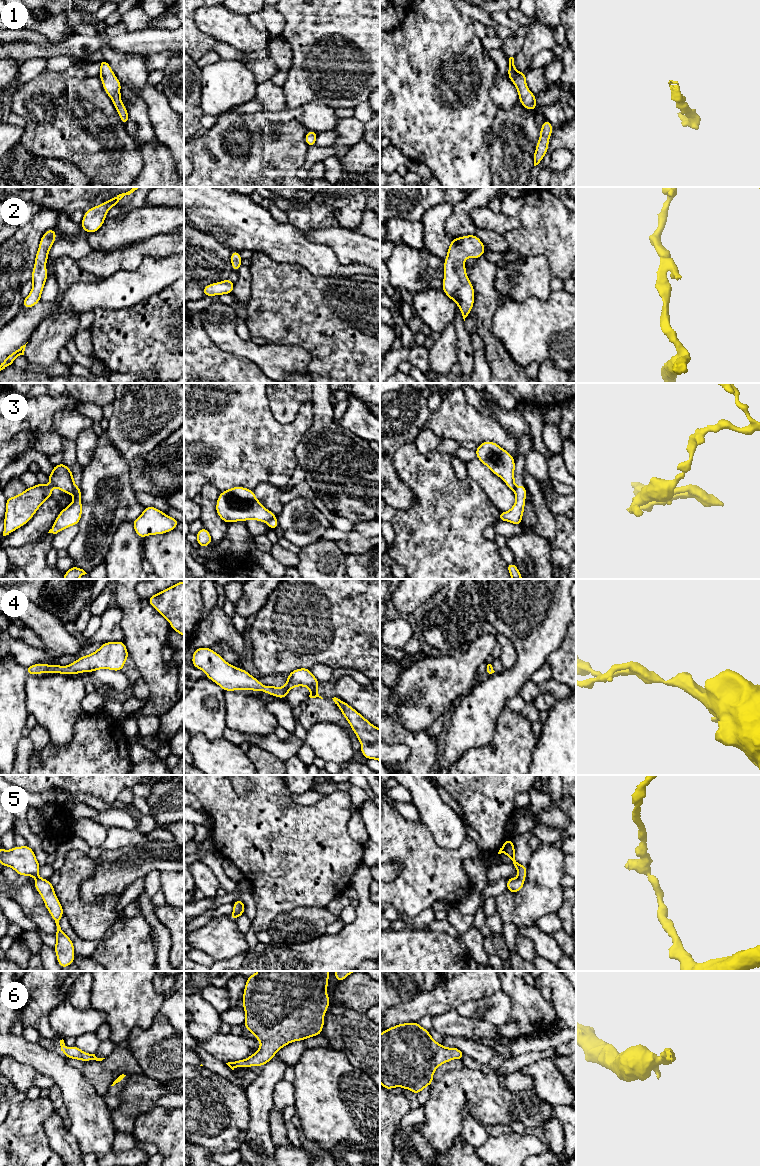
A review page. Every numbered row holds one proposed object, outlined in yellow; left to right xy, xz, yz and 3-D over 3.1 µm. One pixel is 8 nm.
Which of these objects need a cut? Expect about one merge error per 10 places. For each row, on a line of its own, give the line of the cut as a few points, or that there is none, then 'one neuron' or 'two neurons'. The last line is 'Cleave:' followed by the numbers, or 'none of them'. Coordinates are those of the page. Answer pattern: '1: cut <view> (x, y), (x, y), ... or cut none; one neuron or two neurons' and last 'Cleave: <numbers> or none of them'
1: cut none; one neuron
2: cut none; one neuron
3: cut xz (275, 516), (267, 523); two neurons
4: cut none; one neuron
5: cut none; one neuron
6: cut none; one neuron
Cleave: 3

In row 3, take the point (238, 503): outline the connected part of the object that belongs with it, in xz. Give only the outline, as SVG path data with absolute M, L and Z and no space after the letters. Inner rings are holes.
M239 486L220 493L216 512L227 524L236 521L245 522L249 519L268 523L276 517L256 499L253 490Z

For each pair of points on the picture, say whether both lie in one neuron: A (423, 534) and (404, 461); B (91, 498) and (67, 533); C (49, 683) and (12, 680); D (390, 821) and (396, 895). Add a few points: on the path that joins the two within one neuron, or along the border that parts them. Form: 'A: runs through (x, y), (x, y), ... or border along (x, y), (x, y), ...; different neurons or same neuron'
A: runs through (423, 516), (423, 490), (415, 482), (415, 479); same neuron
B: border along (78, 525), (76, 536), (68, 548); different neurons
C: border along (27, 675), (25, 682), (26, 705); different neurons
D: runs through (397, 839), (408, 851), (408, 877); same neuron

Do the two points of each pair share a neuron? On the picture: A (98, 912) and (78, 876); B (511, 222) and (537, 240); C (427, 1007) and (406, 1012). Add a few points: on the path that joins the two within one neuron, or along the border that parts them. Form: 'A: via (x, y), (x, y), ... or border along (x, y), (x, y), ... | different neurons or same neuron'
A: via (87, 909), (75, 898), (75, 887) | same neuron
B: border along (501, 211), (514, 216), (519, 221), (520, 226) | different neurons
C: via (422, 1007), (411, 1011) | same neuron

